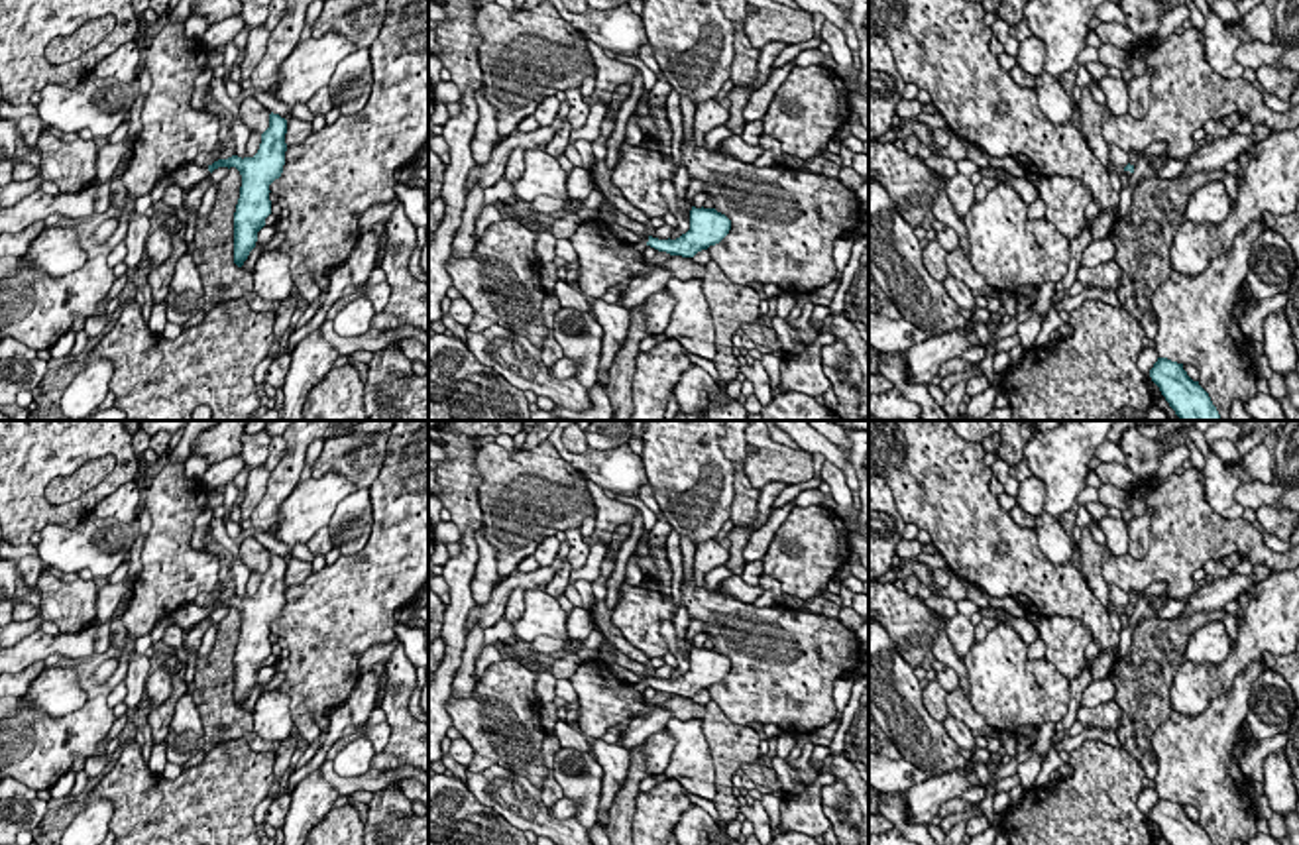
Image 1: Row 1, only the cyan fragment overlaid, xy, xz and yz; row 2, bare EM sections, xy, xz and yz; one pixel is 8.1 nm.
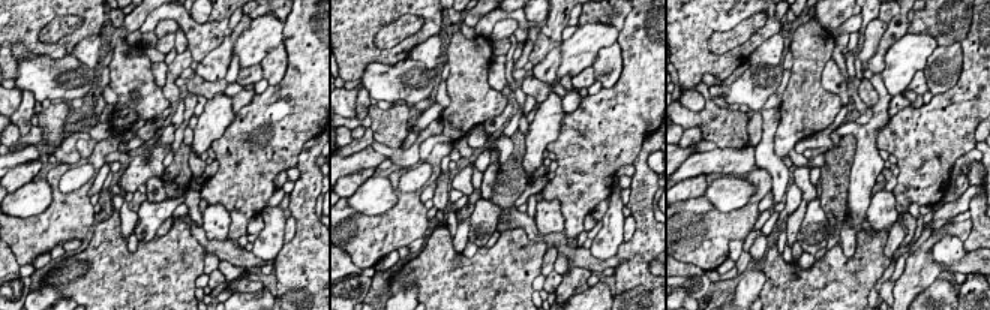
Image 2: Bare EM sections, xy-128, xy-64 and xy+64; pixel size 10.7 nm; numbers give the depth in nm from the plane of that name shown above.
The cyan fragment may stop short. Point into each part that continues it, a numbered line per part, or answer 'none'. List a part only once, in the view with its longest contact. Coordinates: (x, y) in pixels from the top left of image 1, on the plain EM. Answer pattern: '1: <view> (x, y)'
1: xy (187, 616)

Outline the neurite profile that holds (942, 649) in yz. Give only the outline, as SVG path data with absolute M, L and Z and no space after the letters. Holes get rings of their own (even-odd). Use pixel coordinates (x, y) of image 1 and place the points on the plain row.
M939 623L937 637L933 639L933 645L932 645L932 654L935 656L937 662L943 662L945 666L957 672L961 690L965 692L965 696L969 696L967 668L951 647L951 641L945 631L945 623Z

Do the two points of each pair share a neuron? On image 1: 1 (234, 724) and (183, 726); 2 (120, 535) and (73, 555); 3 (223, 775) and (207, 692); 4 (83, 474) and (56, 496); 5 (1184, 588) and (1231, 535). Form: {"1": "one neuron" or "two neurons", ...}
{"1": "two neurons", "2": "one neuron", "3": "two neurons", "4": "one neuron", "5": "one neuron"}

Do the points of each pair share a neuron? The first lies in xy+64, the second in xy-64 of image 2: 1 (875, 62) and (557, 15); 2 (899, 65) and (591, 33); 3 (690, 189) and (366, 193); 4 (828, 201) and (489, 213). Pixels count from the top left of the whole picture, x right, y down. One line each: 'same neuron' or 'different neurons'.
1: same neuron
2: same neuron
3: different neurons
4: different neurons

